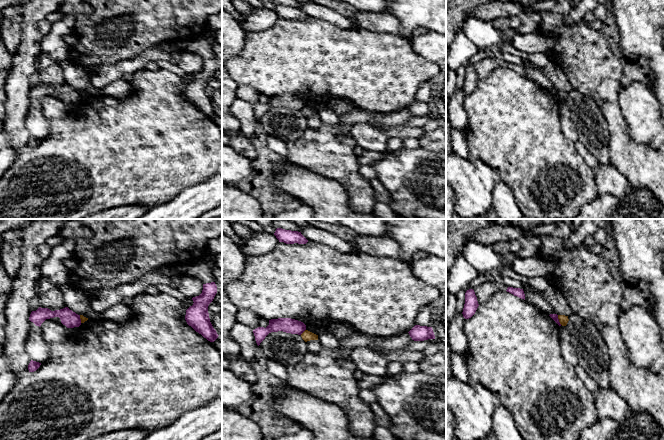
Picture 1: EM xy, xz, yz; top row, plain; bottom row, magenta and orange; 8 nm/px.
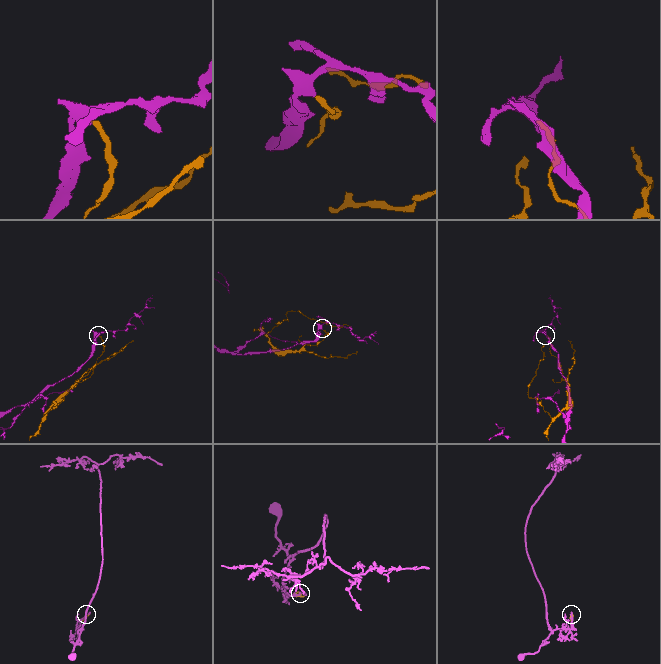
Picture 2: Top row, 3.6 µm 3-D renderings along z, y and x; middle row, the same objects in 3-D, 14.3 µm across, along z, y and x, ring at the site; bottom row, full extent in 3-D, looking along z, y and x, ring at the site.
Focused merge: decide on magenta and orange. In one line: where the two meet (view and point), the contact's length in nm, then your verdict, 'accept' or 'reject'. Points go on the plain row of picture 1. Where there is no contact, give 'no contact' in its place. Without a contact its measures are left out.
contact yz (558, 96); length 90 nm; reject

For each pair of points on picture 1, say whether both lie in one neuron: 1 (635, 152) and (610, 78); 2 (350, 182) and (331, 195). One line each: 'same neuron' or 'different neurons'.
1: same neuron
2: different neurons

